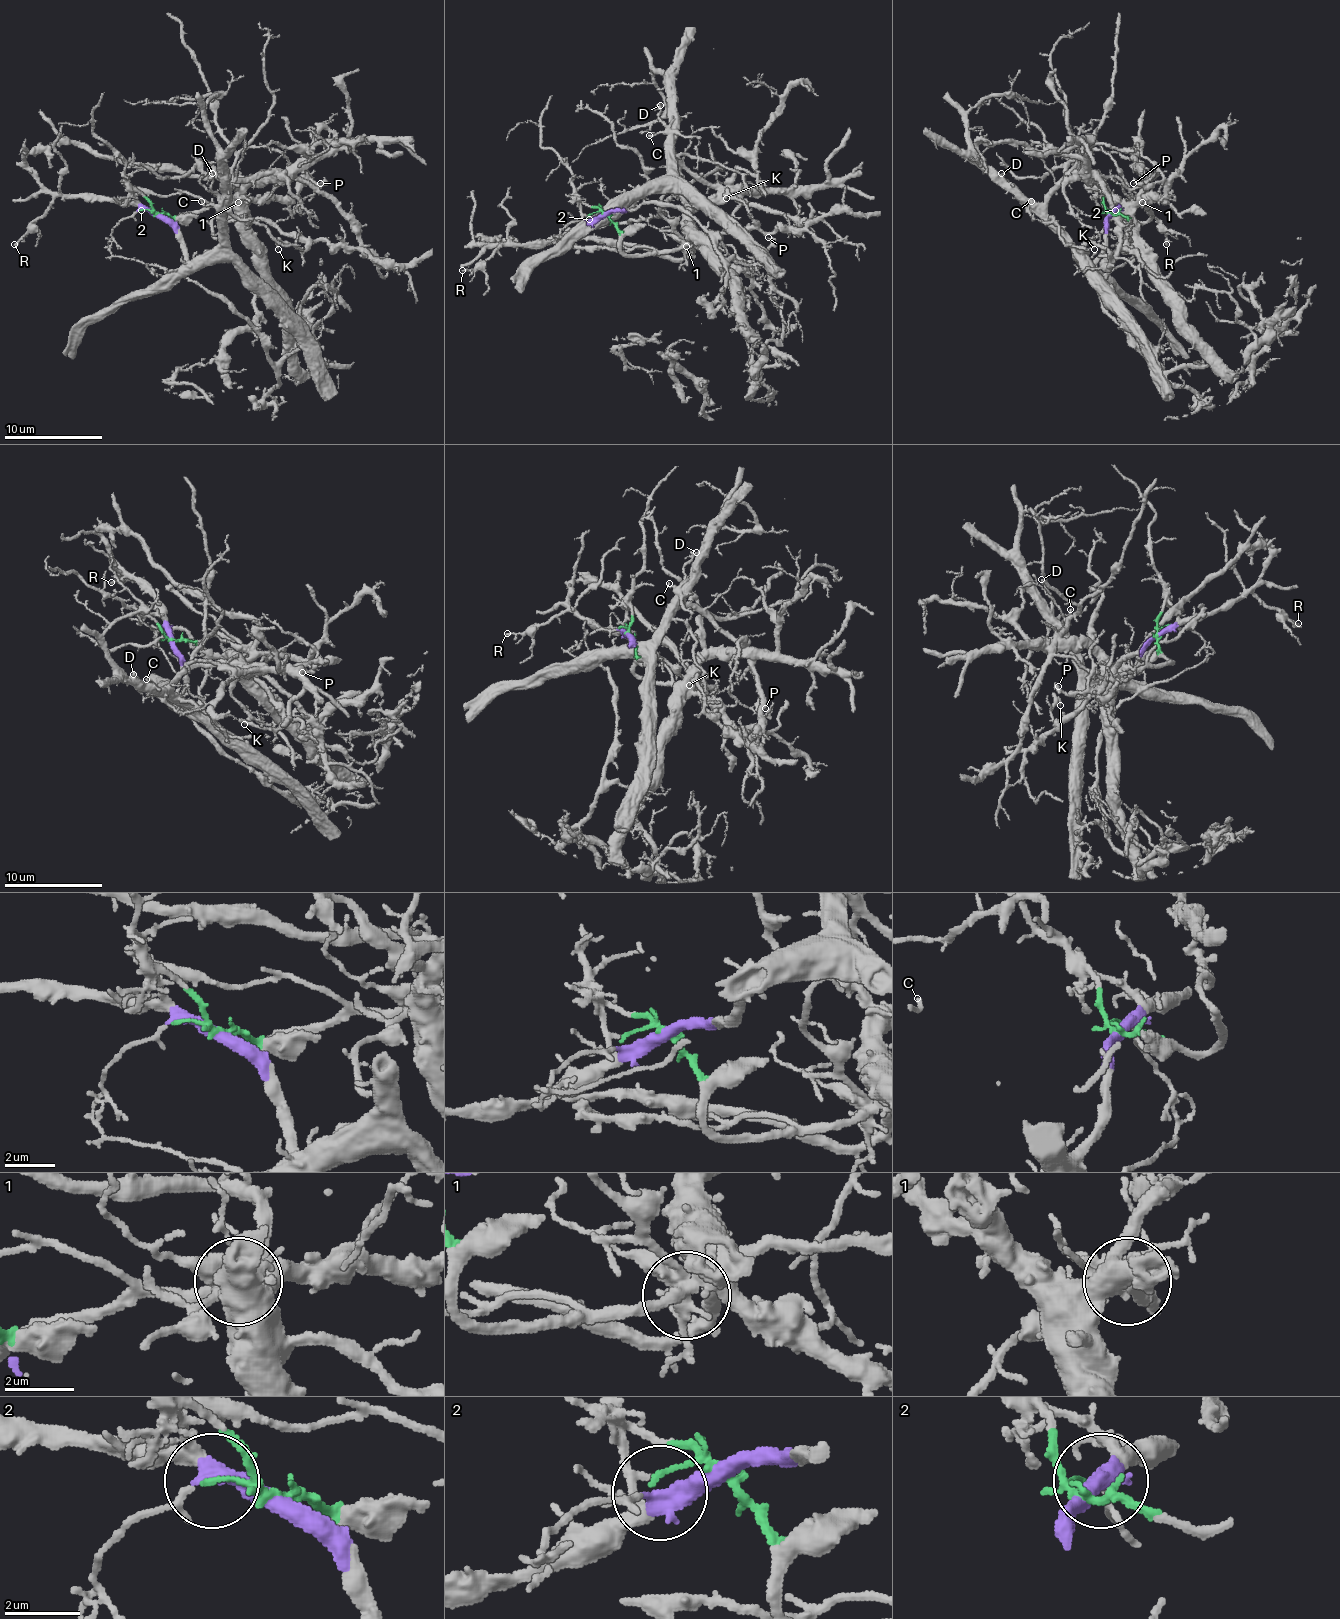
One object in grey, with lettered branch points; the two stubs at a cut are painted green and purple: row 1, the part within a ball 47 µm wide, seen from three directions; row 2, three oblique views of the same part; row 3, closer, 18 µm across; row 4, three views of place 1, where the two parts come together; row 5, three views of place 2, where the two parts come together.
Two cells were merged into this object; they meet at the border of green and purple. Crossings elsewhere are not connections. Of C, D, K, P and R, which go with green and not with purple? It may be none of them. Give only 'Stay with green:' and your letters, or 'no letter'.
Stay with green: K, P

